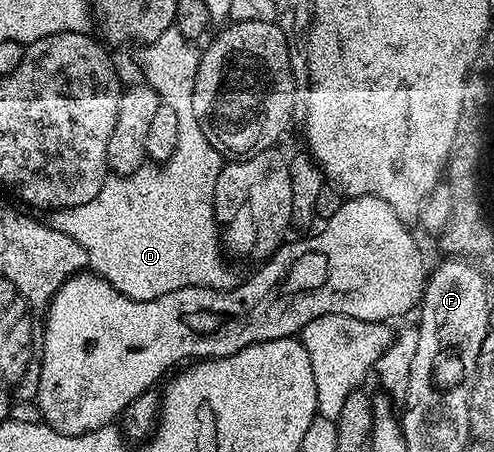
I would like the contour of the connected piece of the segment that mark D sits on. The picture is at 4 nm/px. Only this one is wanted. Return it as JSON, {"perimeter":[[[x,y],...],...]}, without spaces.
{"perimeter":[[[172,28],[161,32],[161,36],[157,36],[157,40],[140,45],[136,49],[139,51],[135,54],[135,62],[143,69],[142,81],[149,88],[153,88],[153,92],[157,92],[162,105],[173,108],[173,112],[177,112],[179,139],[177,140],[177,148],[173,152],[173,156],[169,156],[169,160],[162,164],[144,164],[137,172],[126,176],[108,177],[107,181],[103,183],[101,192],[97,192],[97,196],[93,196],[93,200],[89,200],[89,204],[77,204],[77,208],[56,210],[49,218],[50,226],[65,232],[65,236],[73,236],[73,240],[77,240],[77,244],[81,244],[81,248],[85,248],[87,265],[94,273],[107,281],[113,288],[117,288],[117,292],[121,292],[133,300],[141,300],[142,302],[153,300],[157,296],[165,296],[169,292],[177,292],[177,288],[185,288],[186,286],[204,286],[214,290],[230,290],[237,282],[234,268],[226,262],[228,259],[225,257],[225,250],[221,245],[221,231],[219,222],[215,218],[215,205],[213,204],[213,192],[217,188],[217,176],[221,176],[225,165],[225,158],[224,155],[219,153],[217,148],[213,148],[213,144],[209,144],[209,139],[205,137],[205,132],[201,132],[201,124],[197,124],[197,115],[193,112],[193,84],[197,80],[197,64],[199,63],[200,56],[200,51],[197,49],[197,46],[195,50],[195,46],[196,43],[192,39],[181,36],[179,30]]]}

